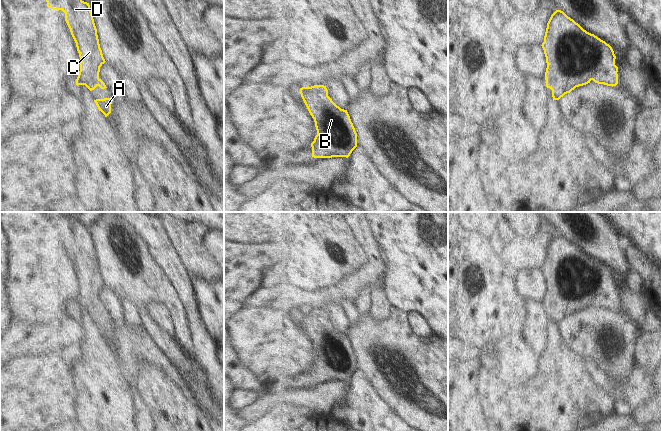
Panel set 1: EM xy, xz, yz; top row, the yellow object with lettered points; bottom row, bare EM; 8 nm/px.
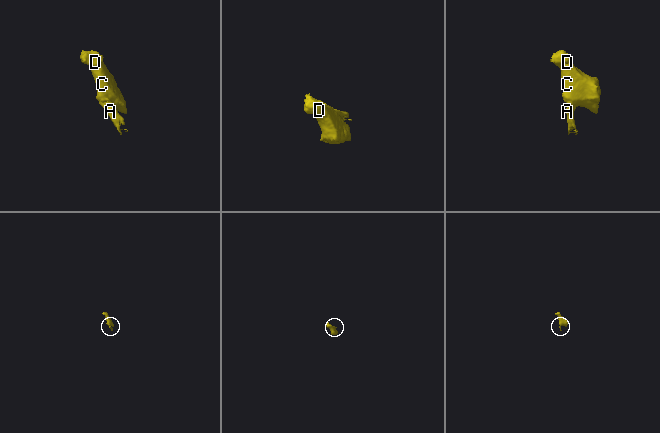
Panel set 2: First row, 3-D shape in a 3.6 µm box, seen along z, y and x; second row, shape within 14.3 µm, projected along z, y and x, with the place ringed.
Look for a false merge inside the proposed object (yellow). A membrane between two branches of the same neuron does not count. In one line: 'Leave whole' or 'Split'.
Leave whole

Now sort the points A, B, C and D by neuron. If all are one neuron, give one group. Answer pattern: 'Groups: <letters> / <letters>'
Groups: A B C D

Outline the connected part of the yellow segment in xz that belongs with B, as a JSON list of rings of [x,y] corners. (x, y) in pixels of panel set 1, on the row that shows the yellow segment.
[[[324,85],[302,87],[300,94],[317,130],[311,143],[312,157],[348,158],[357,147],[357,133],[347,110],[332,101]]]

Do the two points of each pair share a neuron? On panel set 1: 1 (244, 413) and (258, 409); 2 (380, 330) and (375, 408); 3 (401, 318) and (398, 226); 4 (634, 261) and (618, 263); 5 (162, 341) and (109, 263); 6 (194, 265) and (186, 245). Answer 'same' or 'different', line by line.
1: same
2: different
3: different
4: different
5: different
6: same

